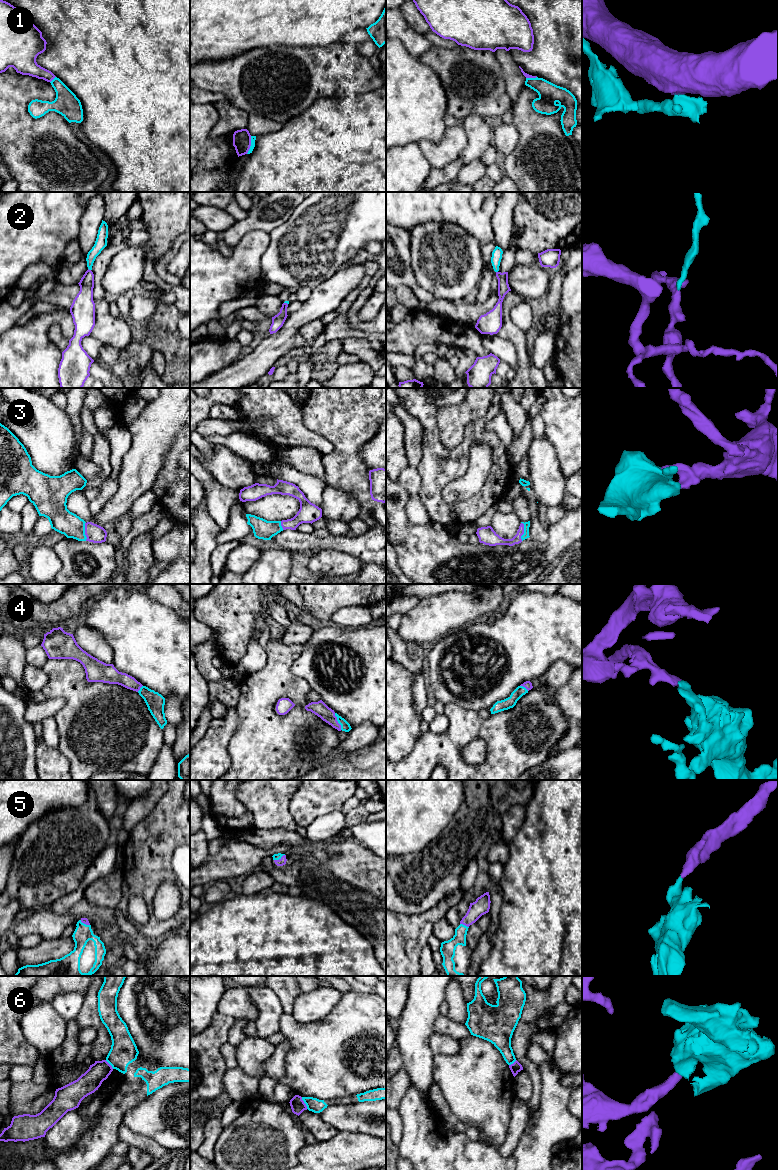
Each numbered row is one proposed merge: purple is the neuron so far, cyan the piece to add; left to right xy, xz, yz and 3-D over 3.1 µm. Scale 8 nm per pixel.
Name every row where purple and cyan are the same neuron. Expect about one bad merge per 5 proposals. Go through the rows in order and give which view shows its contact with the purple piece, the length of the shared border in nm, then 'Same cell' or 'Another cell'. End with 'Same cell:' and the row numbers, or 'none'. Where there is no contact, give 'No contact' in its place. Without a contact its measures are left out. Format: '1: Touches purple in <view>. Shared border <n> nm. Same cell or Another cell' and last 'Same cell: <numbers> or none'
1: Touches purple in xz. Shared border 150 nm. Another cell
2: Touches purple in xy. Shared border 30 nm. Same cell
3: Touches purple in yz. Shared border 150 nm. Same cell
4: Touches purple in xz. Shared border 150 nm. Same cell
5: Touches purple in yz. Shared border 80 nm. Same cell
6: Touches purple in xz. Shared border 110 nm. Another cell
Same cell: 2, 3, 4, 5

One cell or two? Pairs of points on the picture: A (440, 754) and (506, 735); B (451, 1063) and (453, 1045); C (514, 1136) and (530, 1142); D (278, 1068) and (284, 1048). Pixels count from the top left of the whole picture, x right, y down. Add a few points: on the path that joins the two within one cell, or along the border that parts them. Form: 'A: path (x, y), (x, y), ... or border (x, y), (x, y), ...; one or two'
A: path (456, 738), (462, 732), (490, 732); one
B: border (459, 1041), (459, 1050), (456, 1053), (434, 1054); two
C: border (530, 1116), (512, 1155); two
D: path (278, 1063), (280, 1053); one

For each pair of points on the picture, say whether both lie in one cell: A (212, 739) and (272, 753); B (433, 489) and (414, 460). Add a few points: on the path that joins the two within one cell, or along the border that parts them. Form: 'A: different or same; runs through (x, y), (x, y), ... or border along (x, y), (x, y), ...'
A: different; border along (237, 721), (236, 732), (227, 747), (228, 767)
B: different; border along (422, 442), (422, 458), (416, 467)

